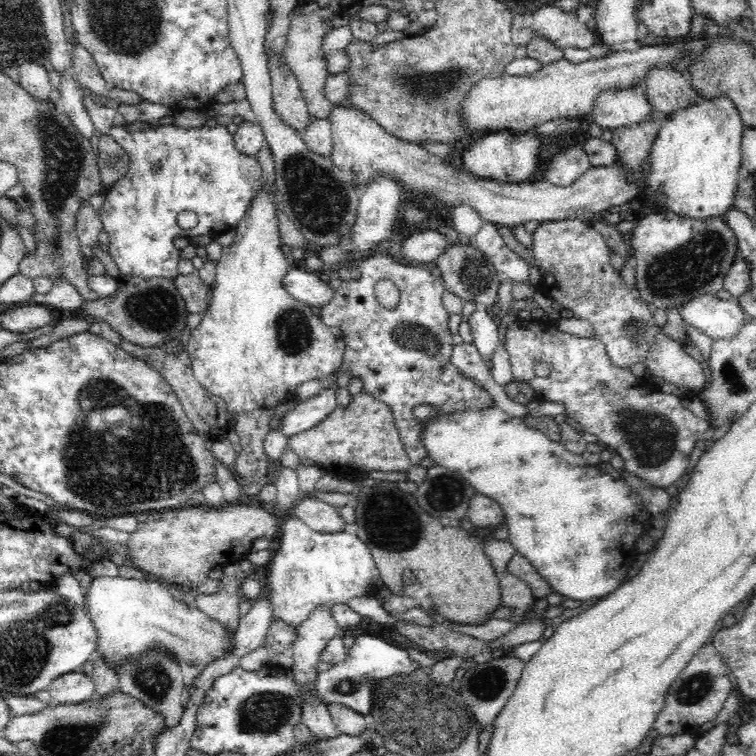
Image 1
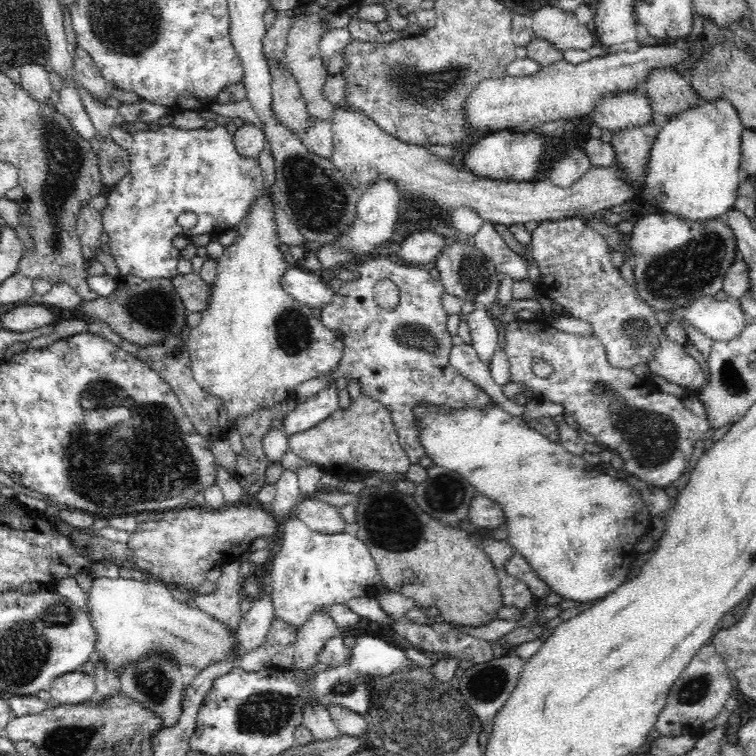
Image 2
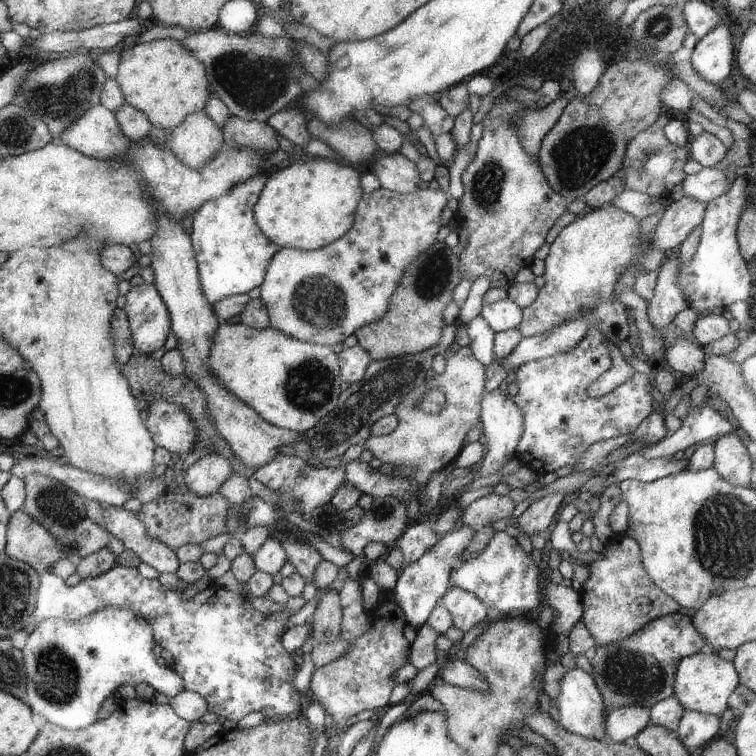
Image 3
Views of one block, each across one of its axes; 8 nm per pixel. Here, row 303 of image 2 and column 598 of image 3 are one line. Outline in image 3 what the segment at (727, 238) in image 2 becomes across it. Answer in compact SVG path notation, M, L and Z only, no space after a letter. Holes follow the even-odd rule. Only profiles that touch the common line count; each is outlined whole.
M669 614L647 622L629 638L607 646L595 646L589 654L591 676L603 698L603 708L611 708L603 724L603 740L611 744L623 744L627 738L637 736L649 726L649 708L673 694L675 672L681 658L689 658L699 652L709 652L707 642L693 626L691 618Z

